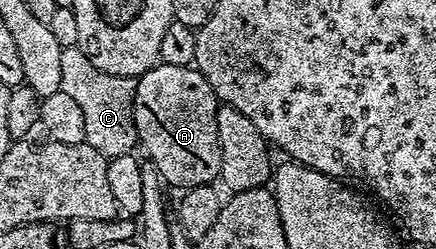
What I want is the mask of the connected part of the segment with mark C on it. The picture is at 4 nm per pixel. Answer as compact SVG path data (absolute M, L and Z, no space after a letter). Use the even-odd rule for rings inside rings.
M77 46L61 50L61 89L82 108L86 120L85 142L107 159L132 152L138 144L134 127L133 105L136 80L132 77L108 75L100 71Z

